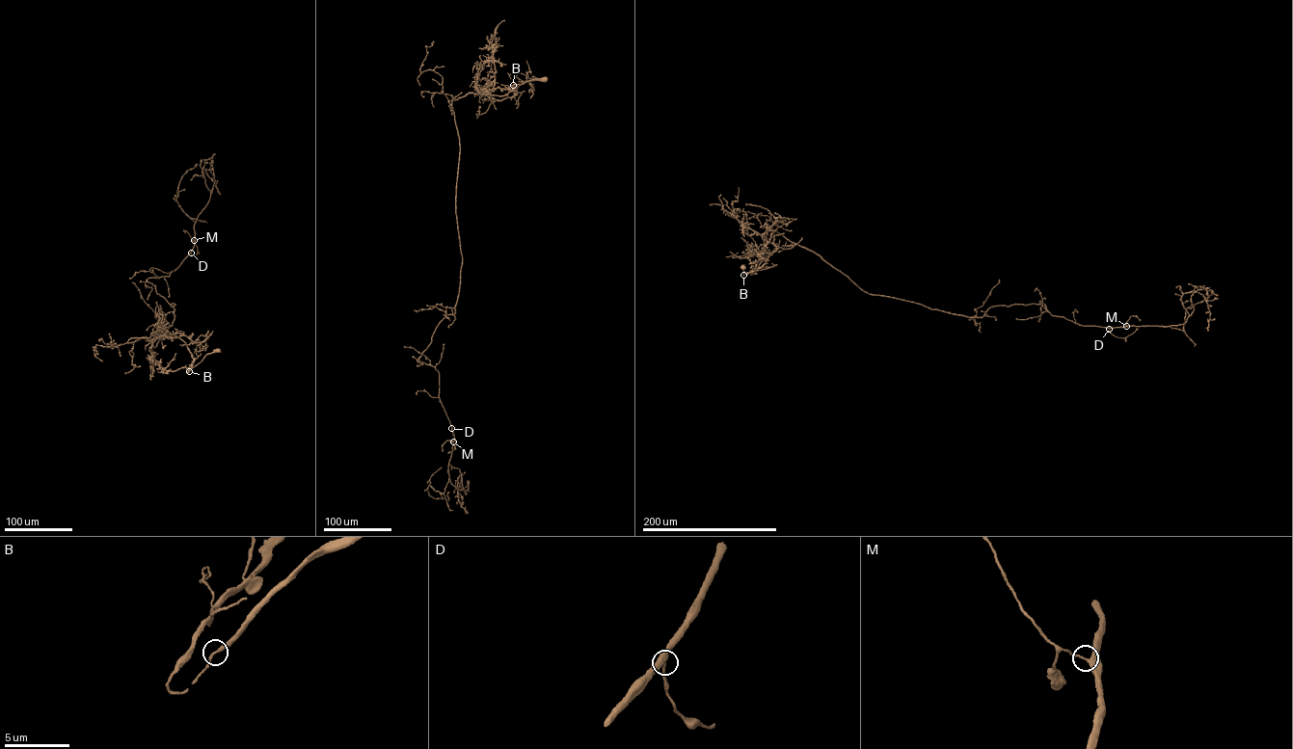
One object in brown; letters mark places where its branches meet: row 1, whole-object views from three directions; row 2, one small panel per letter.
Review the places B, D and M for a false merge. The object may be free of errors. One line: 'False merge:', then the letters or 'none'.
False merge: none

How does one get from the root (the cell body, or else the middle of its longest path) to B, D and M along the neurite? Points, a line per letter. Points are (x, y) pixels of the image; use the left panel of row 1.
B: (218, 350), (206, 354), (189, 371)
D: (218, 350), (187, 373), (178, 337), (127, 343), (155, 347), (173, 325), (147, 280), (191, 253)
M: (218, 350), (187, 373), (178, 337), (127, 343), (155, 347), (173, 325), (147, 280), (194, 240)

